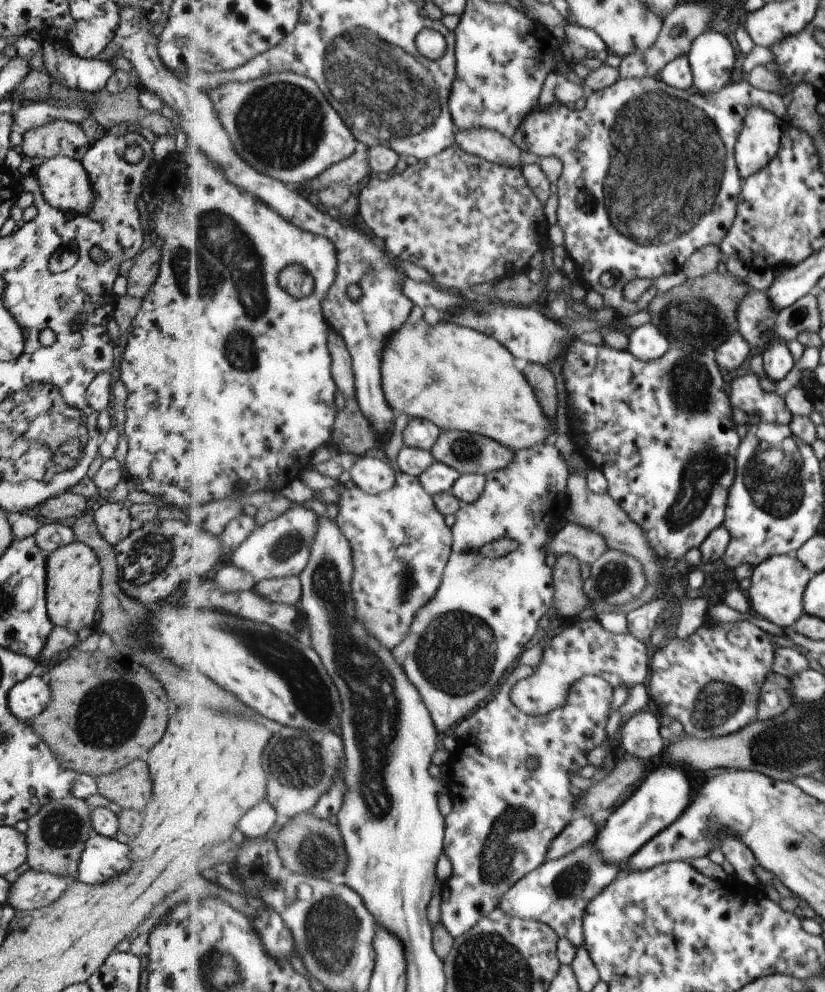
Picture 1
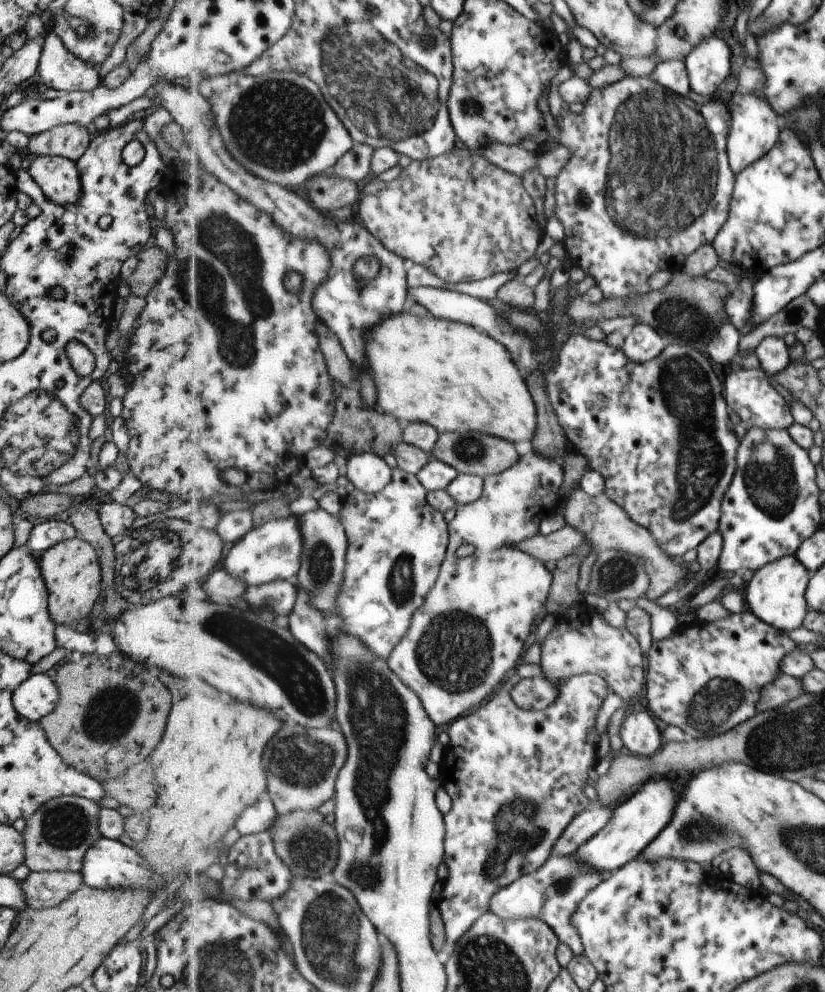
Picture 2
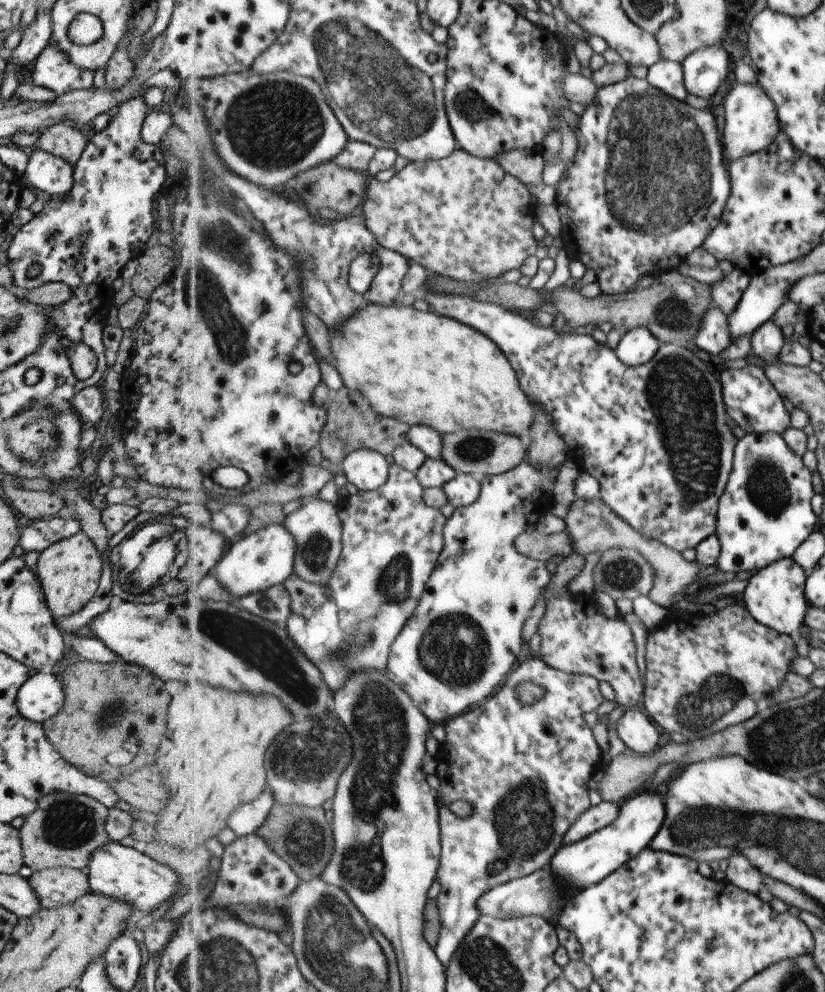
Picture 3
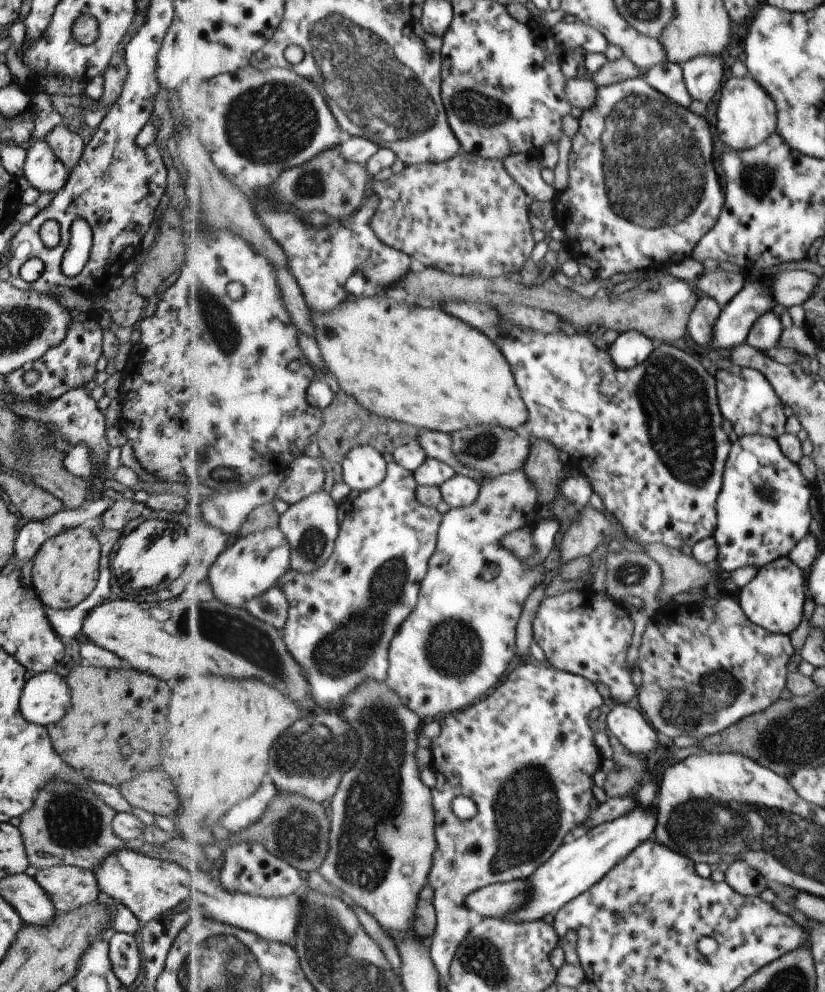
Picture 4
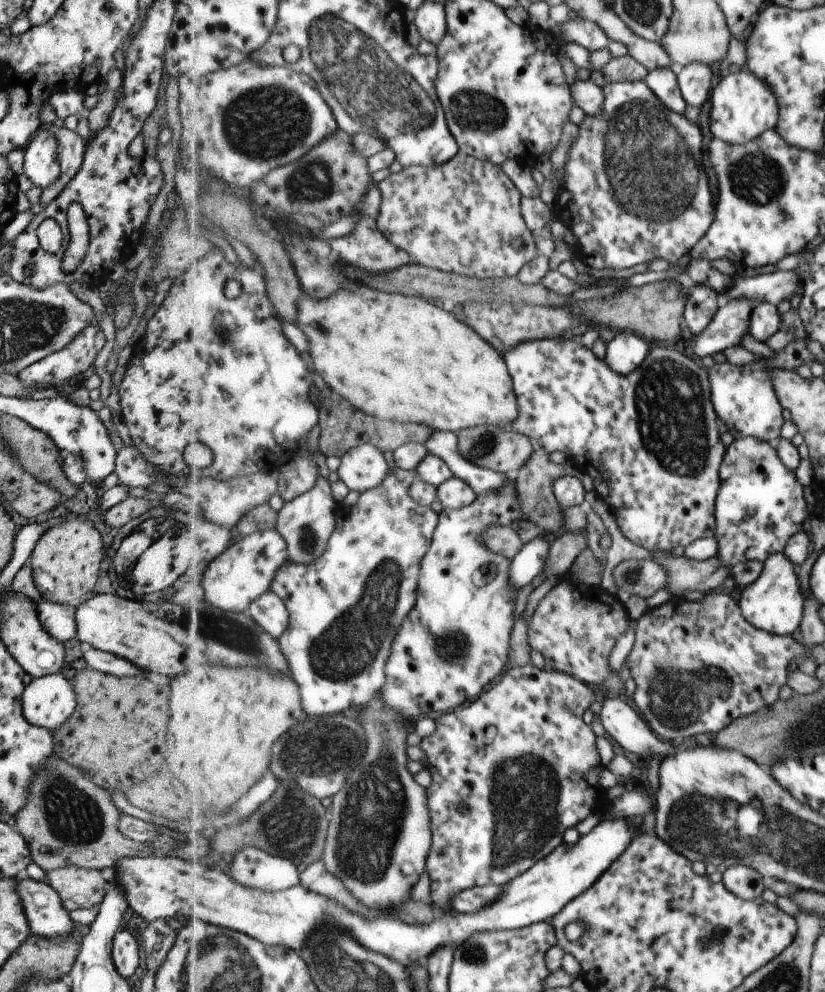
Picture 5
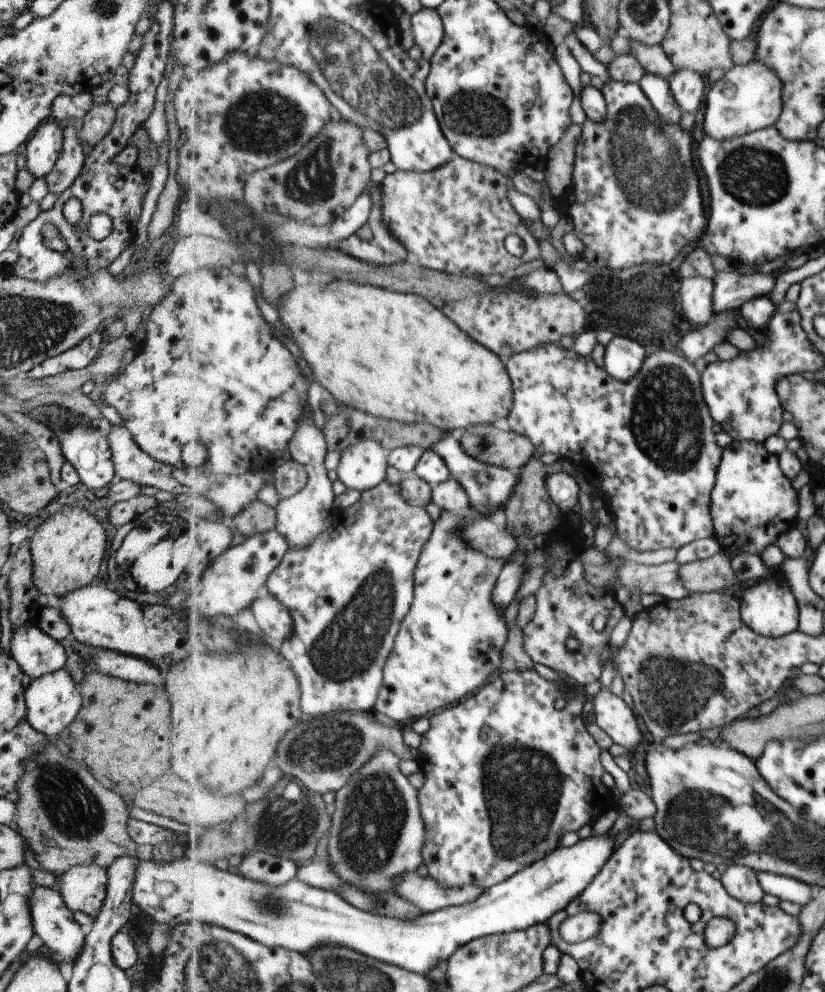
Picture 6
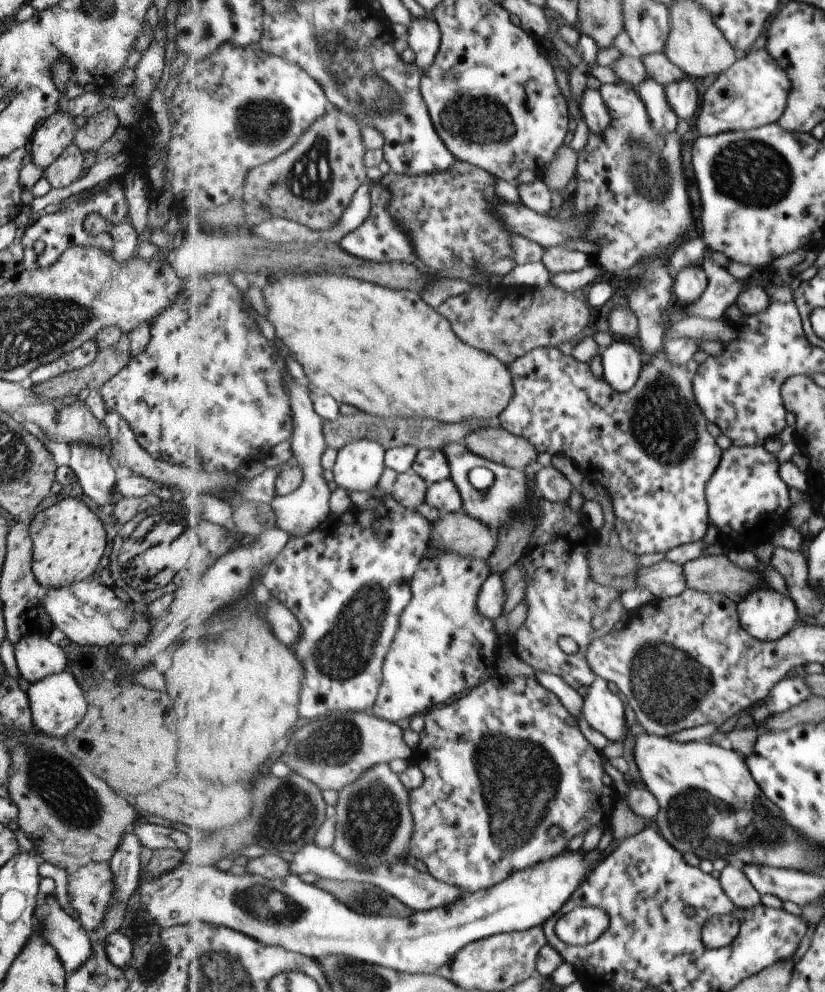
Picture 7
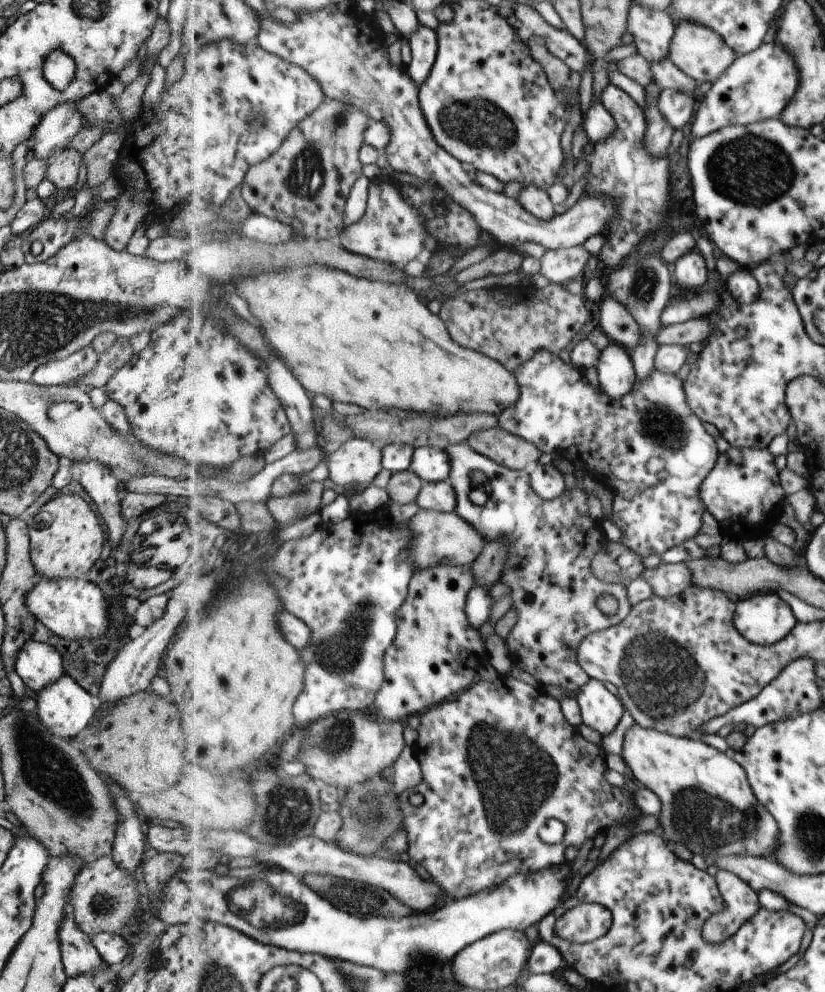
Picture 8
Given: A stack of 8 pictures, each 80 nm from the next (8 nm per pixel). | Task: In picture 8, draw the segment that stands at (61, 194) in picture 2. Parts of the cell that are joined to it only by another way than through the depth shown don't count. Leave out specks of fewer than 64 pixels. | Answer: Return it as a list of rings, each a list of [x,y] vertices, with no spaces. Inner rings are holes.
[[[71,100],[45,112],[29,142],[33,157],[50,160],[59,151],[66,149],[81,128],[81,119],[81,112],[75,108],[75,101]]]

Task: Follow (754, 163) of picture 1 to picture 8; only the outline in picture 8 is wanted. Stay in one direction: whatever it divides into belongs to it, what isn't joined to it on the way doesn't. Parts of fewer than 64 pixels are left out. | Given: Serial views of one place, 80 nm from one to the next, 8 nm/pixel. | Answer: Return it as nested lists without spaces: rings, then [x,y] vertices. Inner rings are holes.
[[[775,39],[769,44],[765,43],[757,51],[750,54],[737,56],[737,60],[733,62],[732,67],[720,77],[712,87],[708,90],[701,102],[699,109],[695,115],[695,121],[691,125],[691,133],[693,137],[700,138],[708,136],[721,128],[729,126],[747,126],[753,122],[761,122],[767,118],[776,118],[786,111],[789,102],[795,98],[801,86],[801,74],[797,70],[795,58],[789,52],[789,48],[785,48],[783,44],[779,44]]]

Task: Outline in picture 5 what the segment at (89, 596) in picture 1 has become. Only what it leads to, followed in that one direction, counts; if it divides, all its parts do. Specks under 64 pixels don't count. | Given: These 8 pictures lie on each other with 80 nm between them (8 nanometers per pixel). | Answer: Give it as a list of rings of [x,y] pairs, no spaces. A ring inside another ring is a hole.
[[[79,515],[69,516],[63,518],[59,522],[55,522],[51,528],[45,528],[45,532],[41,534],[41,538],[37,540],[33,552],[27,561],[31,566],[31,579],[33,586],[44,601],[50,603],[69,604],[70,606],[77,606],[93,588],[95,581],[99,574],[99,564],[102,559],[103,542],[98,530],[92,525],[86,524],[85,519]]]

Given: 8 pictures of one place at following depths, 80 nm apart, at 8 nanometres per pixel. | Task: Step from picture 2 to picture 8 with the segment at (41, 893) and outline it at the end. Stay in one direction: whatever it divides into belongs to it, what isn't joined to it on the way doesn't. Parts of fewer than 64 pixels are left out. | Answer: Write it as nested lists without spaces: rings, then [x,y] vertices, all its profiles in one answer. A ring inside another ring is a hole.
[[[102,857],[81,867],[69,894],[72,906],[71,919],[81,932],[91,937],[93,934],[120,934],[123,926],[129,922],[141,895],[137,892],[133,874],[121,870],[113,858]]]

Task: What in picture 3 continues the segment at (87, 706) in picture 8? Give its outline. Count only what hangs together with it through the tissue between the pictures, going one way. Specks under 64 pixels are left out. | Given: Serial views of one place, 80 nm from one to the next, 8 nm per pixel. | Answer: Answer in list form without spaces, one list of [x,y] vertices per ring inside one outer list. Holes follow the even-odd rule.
[[[42,671],[27,677],[15,696],[19,714],[29,722],[42,725],[53,718],[65,702],[63,685],[58,676]]]

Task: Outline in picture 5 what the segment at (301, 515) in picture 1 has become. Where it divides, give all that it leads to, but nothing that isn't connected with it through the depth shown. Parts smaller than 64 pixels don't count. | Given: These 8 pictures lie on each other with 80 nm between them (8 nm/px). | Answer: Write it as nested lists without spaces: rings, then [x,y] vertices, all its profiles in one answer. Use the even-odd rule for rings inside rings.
[[[277,529],[257,531],[250,536],[239,537],[237,544],[233,544],[215,558],[208,568],[209,572],[205,572],[205,580],[201,582],[205,590],[204,601],[225,612],[241,614],[263,594],[272,591],[271,586],[277,572],[287,560],[290,560],[290,557],[286,541]]]

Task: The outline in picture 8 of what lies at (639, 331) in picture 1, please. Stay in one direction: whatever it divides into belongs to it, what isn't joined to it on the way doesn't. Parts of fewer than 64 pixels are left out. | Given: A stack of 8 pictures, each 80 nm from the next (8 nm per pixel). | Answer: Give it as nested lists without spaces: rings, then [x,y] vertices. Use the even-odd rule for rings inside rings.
[[[612,343],[602,351],[596,370],[600,389],[611,400],[621,400],[633,391],[638,382],[630,351],[619,344]]]

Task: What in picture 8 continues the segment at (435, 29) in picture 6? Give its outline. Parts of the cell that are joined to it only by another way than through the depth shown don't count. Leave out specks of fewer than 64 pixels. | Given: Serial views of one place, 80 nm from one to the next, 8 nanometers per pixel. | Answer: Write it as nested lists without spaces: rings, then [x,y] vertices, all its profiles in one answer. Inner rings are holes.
[[[421,25],[419,30],[411,36],[409,42],[412,58],[411,63],[406,66],[407,74],[419,84],[425,83],[431,74],[431,68],[437,60],[439,38],[431,26]]]

